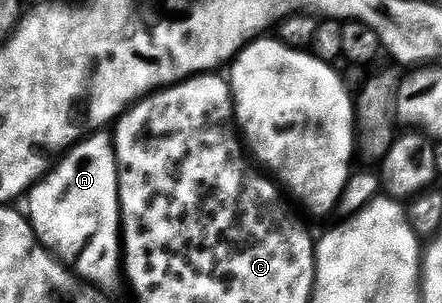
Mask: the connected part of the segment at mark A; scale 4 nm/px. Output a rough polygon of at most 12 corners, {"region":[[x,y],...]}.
{"region":[[109,134],[79,139],[29,190],[37,239],[77,274],[120,263],[118,162]]}

